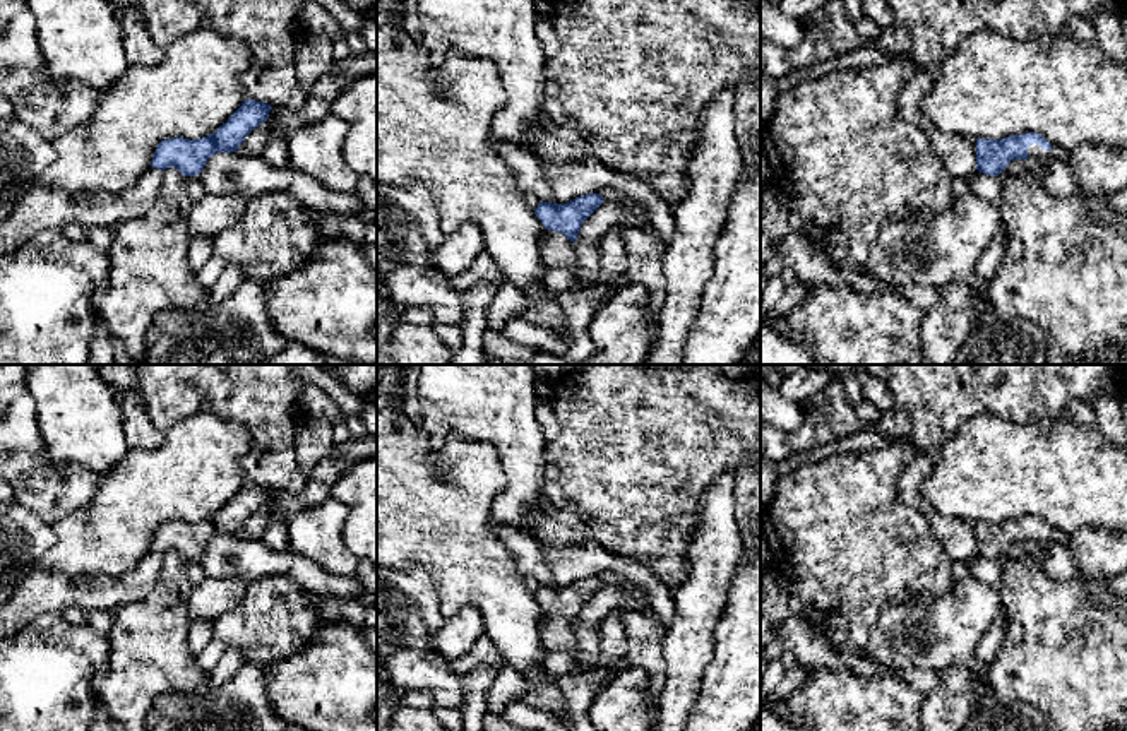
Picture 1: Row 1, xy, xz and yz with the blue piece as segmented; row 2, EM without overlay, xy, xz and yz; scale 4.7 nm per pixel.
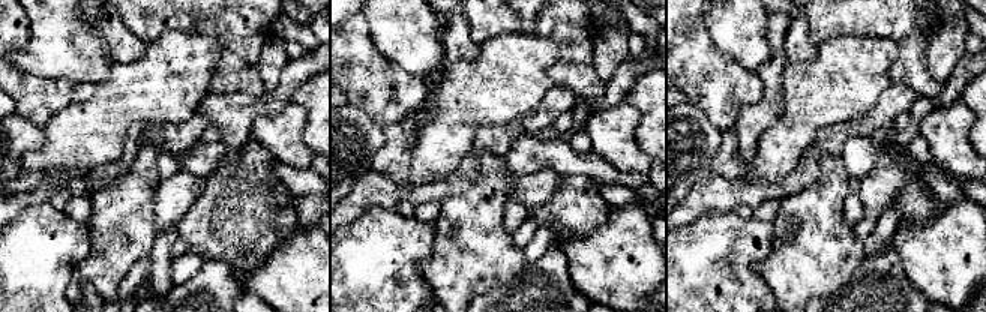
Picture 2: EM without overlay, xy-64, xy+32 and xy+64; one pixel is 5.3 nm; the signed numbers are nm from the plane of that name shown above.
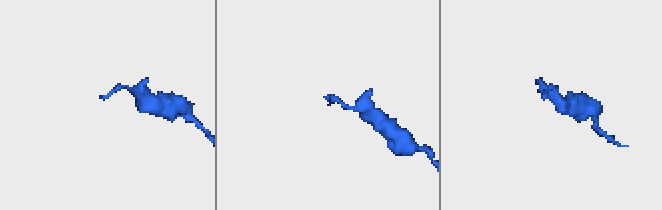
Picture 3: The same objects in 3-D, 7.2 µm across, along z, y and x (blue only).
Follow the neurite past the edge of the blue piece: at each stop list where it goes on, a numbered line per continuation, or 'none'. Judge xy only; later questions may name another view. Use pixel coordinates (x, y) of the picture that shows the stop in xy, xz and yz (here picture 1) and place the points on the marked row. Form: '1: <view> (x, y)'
1: xy (41, 209)

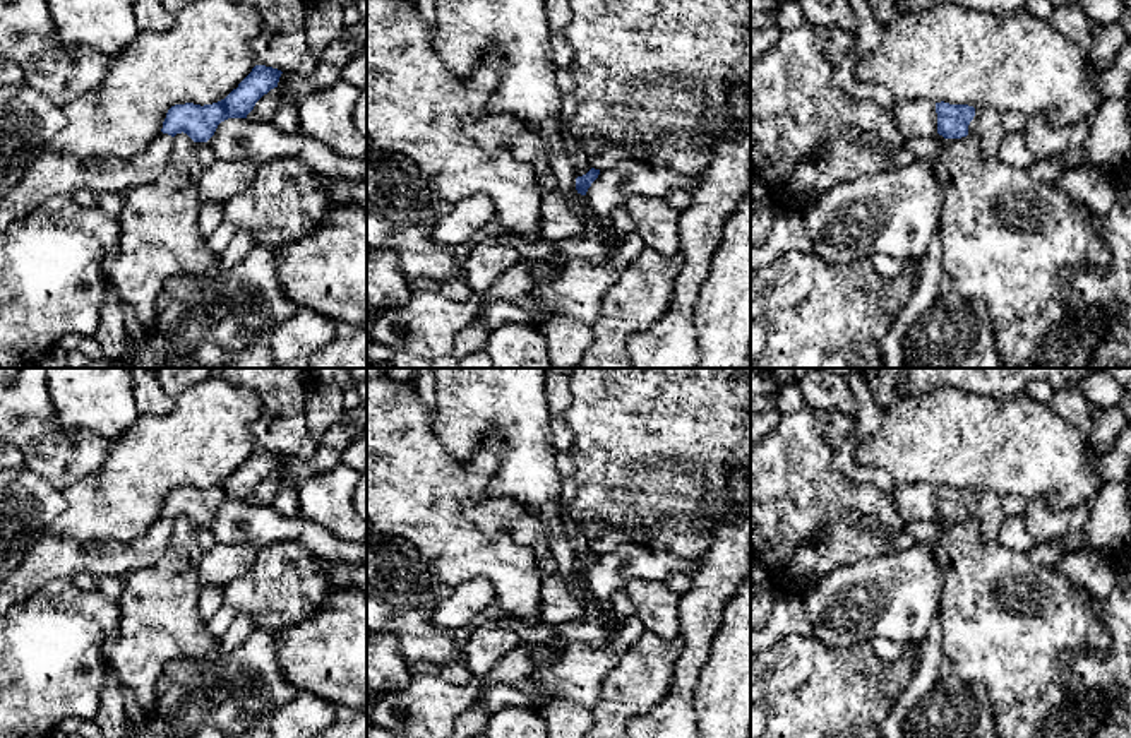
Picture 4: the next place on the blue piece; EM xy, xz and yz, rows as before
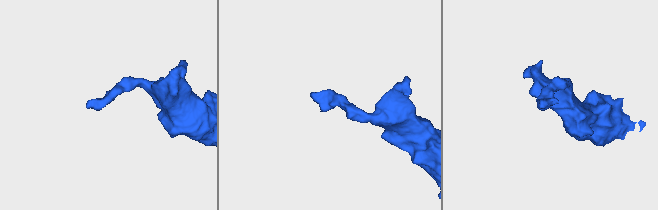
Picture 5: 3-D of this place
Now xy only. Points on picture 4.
1: xy (52, 175)

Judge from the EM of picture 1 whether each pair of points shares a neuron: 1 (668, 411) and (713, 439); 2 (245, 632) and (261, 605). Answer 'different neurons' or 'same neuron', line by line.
1: same neuron
2: same neuron

